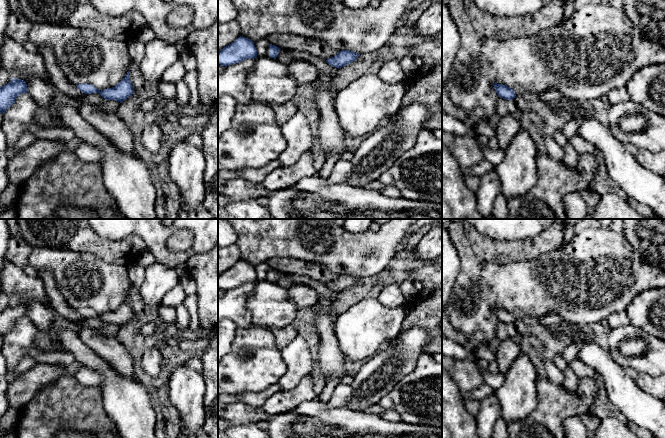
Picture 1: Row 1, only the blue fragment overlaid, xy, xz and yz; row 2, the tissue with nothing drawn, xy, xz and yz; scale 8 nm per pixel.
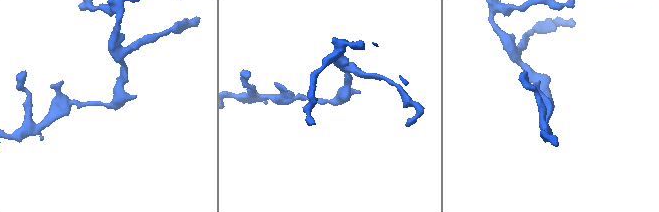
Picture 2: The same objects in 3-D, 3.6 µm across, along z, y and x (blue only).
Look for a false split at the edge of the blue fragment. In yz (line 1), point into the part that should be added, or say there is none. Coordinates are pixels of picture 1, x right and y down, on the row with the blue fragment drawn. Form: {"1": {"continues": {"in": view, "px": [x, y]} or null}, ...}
{"1": {"continues": null}}

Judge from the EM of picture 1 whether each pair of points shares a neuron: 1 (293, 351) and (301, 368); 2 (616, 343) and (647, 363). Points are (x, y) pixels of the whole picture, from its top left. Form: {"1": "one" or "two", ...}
{"1": "one", "2": "one"}

